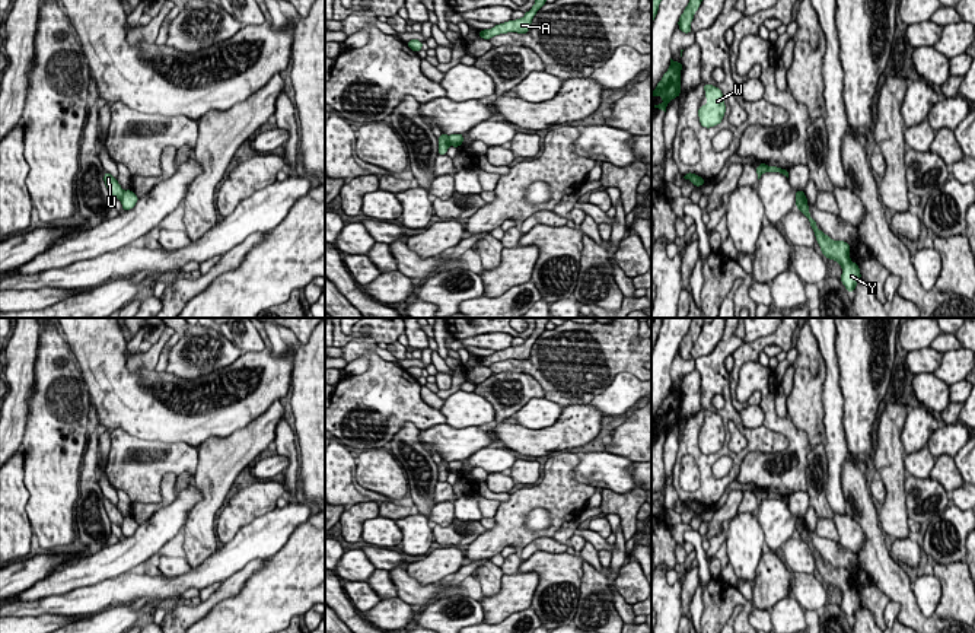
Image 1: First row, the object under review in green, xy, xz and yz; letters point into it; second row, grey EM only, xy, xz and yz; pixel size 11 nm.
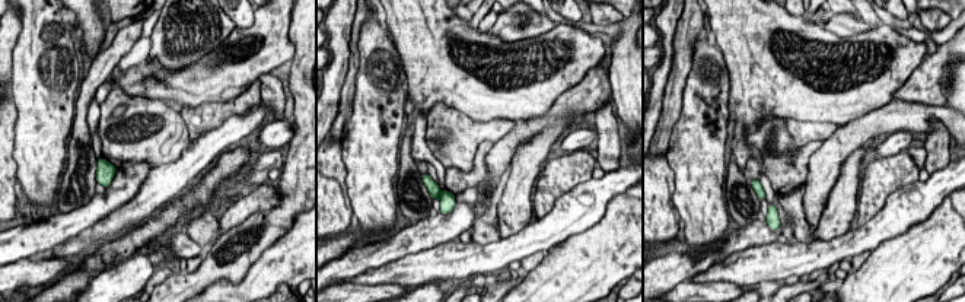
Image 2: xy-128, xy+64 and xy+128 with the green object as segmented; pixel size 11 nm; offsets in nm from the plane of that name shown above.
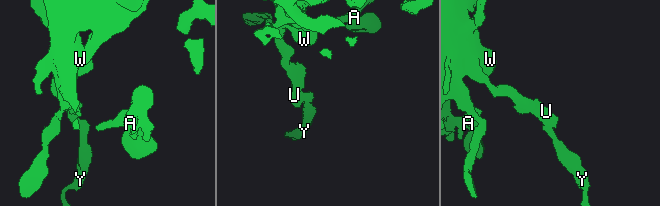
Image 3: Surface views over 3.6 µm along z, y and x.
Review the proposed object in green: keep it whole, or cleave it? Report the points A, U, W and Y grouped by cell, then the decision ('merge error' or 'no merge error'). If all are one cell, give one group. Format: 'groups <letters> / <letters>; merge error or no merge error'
groups A U W / Y; merge error

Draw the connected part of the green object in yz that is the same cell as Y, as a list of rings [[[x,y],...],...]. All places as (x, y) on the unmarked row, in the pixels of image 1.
[[[796,519],[796,534],[809,545],[822,580],[828,586],[834,586],[841,591],[842,595],[841,610],[845,613],[848,620],[853,620],[855,611],[861,605],[861,601],[858,592],[853,589],[850,585],[848,580],[851,576],[850,572],[844,567],[832,567],[828,562],[825,562],[821,556],[818,556],[816,554],[818,550],[810,544],[807,531],[809,529],[806,522],[800,522]]]

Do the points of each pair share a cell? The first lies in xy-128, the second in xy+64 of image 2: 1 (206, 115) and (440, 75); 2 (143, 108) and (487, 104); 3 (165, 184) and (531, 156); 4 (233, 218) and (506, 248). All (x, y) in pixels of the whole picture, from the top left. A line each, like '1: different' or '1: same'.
1: different
2: different
3: different
4: same

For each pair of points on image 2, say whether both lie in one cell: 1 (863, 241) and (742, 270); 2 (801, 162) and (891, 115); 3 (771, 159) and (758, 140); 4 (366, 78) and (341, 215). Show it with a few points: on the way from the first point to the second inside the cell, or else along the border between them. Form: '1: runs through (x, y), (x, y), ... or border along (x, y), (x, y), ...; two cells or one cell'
1: runs through (833, 251), (798, 260), (773, 261); one cell
2: border along (824, 142), (809, 158), (808, 178), (803, 184); two cells
3: runs through (768, 155), (763, 145); one cell
4: border along (340, 153), (346, 169), (346, 193), (353, 213); two cells

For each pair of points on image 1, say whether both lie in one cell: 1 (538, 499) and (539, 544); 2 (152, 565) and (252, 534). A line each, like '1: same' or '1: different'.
1: different
2: different

